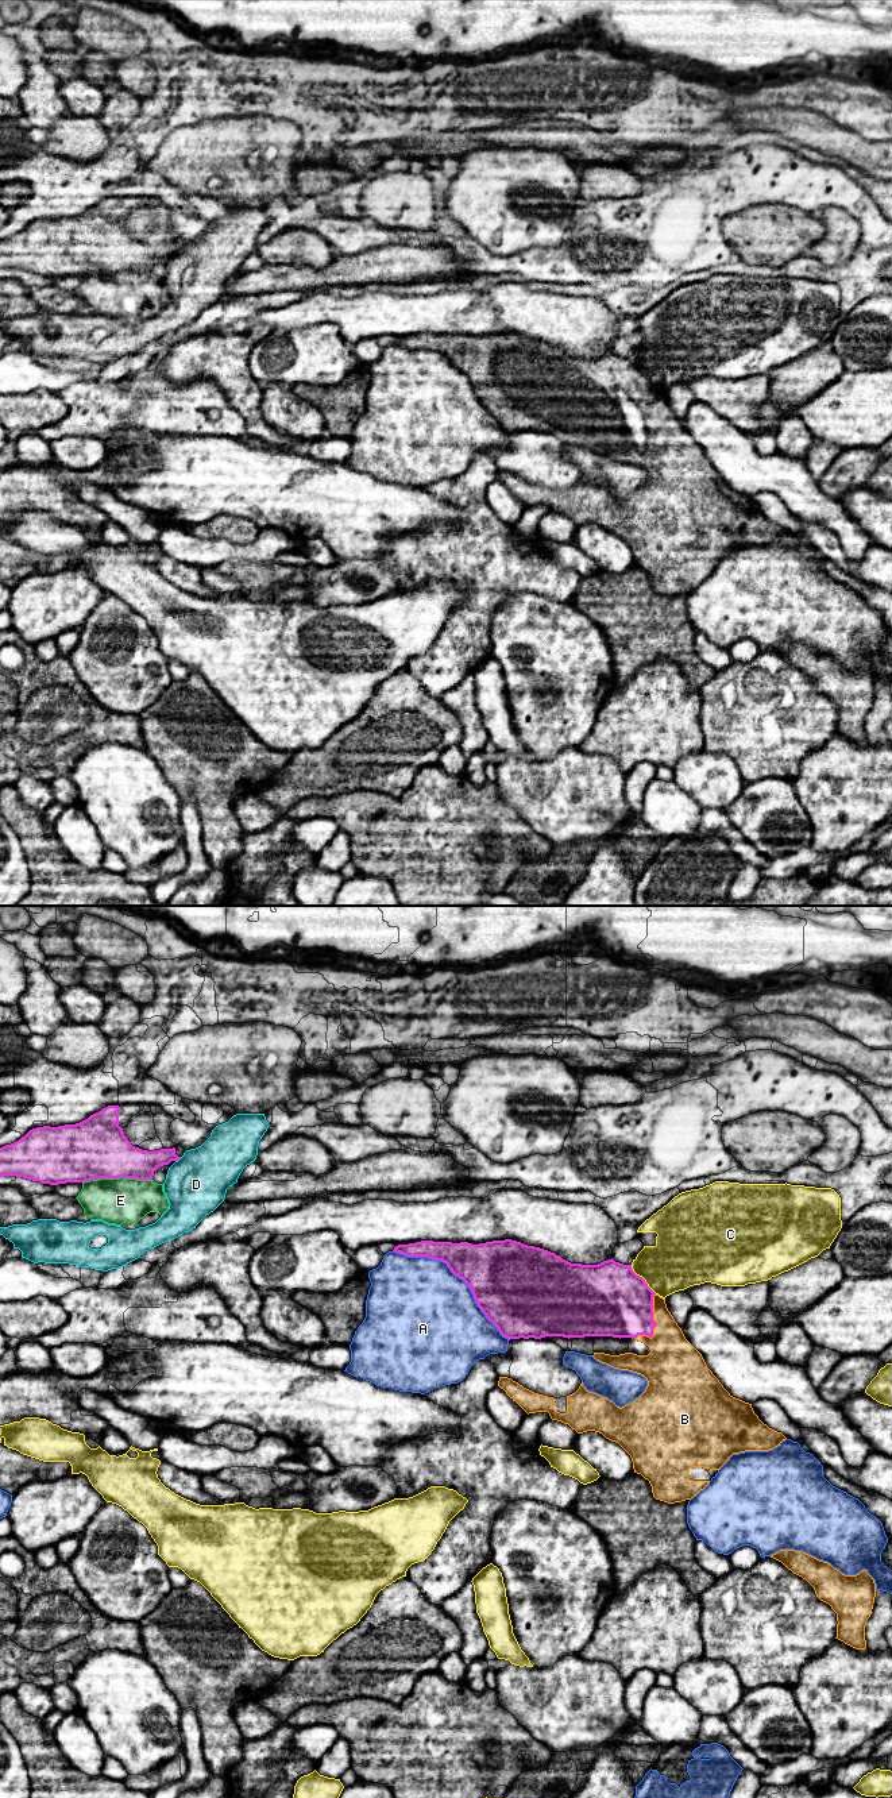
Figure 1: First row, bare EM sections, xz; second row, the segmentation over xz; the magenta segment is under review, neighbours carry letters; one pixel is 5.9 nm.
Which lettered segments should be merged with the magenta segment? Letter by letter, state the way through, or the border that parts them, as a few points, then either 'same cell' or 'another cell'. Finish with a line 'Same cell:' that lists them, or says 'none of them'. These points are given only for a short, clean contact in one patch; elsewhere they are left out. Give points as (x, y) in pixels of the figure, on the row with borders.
A: another cell
B: way xz (620, 1304), (656, 1323), (672, 1361); same cell
C: border xz (630, 1265), (656, 1293); another cell
D: another cell
E: another cell
Same cell: B

